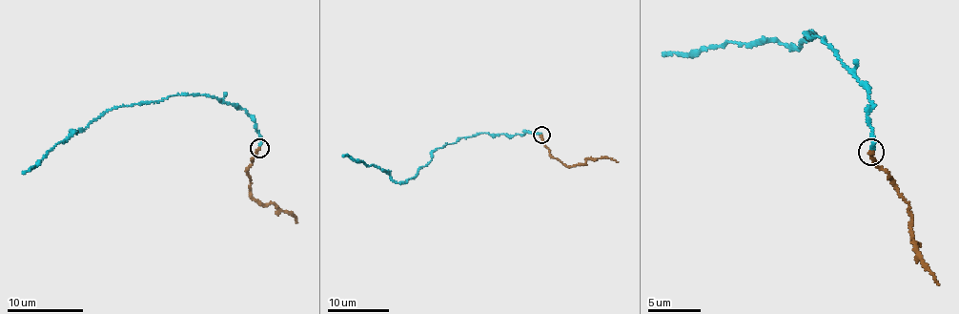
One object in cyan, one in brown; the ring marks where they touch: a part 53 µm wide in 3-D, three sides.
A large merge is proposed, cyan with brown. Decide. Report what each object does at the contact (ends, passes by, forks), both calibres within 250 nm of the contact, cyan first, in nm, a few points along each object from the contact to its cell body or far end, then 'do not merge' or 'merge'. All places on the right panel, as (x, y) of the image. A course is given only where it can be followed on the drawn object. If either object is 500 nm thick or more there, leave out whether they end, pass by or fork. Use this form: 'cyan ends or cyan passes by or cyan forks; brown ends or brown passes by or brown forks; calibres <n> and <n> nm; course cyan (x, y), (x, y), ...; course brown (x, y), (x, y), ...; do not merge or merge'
cyan ends; brown ends; calibres 180 and 170 nm; course cyan (870, 152), (869, 92), (809, 31), (799, 48), (727, 41), (663, 55); course brown (870, 152), (875, 162), (888, 175), (908, 204), (914, 241), (938, 284); merge

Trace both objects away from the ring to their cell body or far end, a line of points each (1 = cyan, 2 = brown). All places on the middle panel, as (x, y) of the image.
1: (541, 135), (528, 131), (459, 138), (436, 148), (429, 162), (405, 182), (397, 183), (372, 164), (343, 156)
2: (541, 135), (552, 156), (570, 167), (601, 157), (618, 161)

